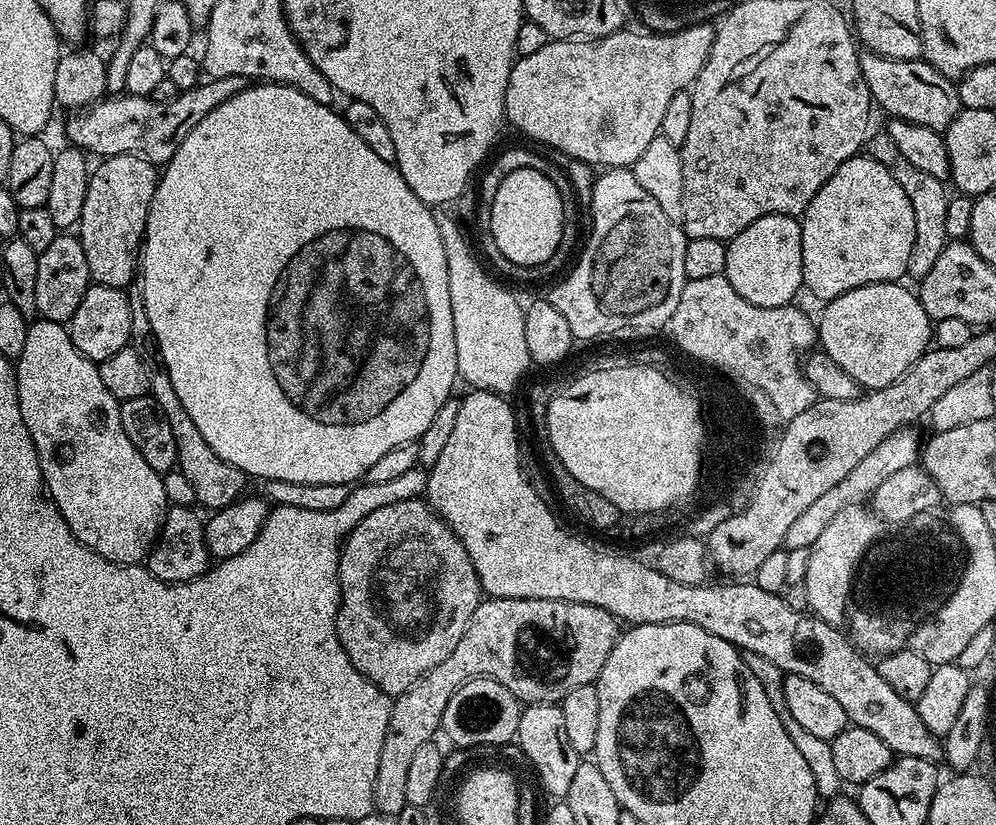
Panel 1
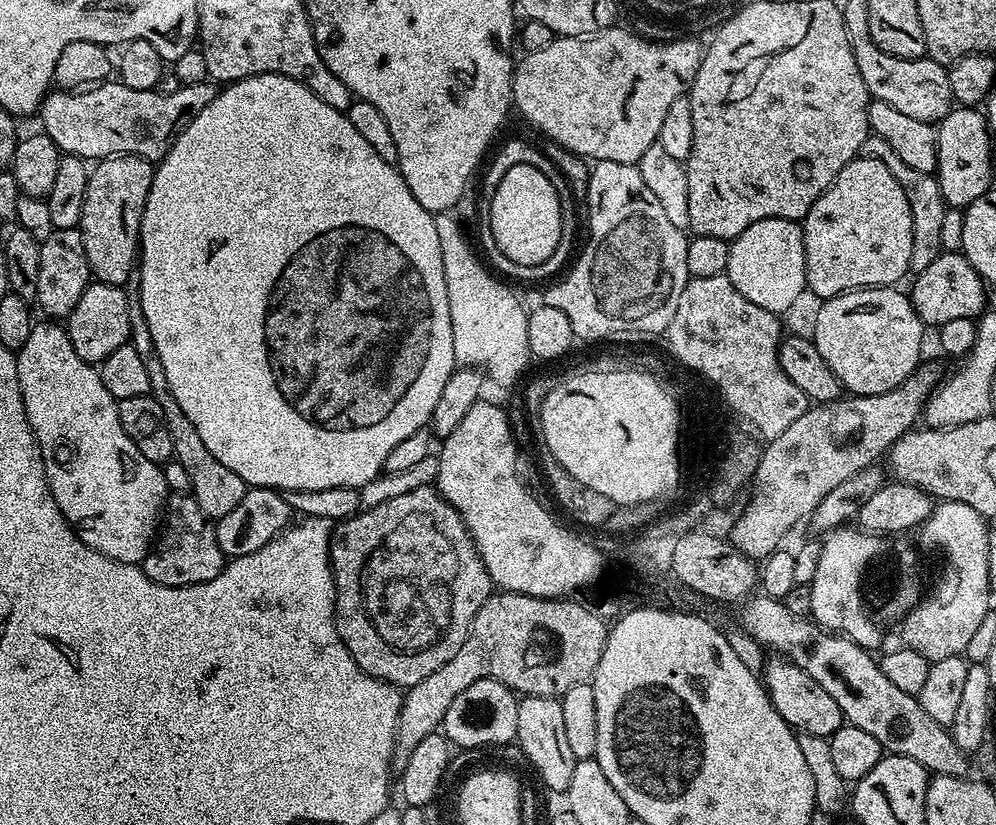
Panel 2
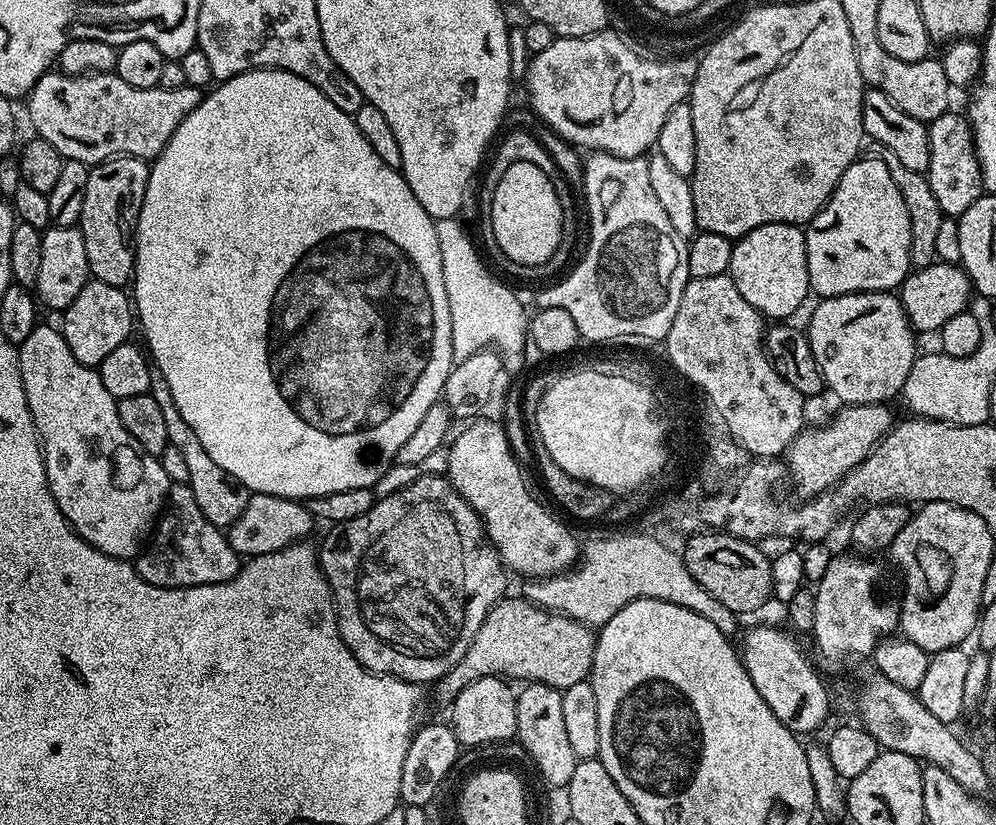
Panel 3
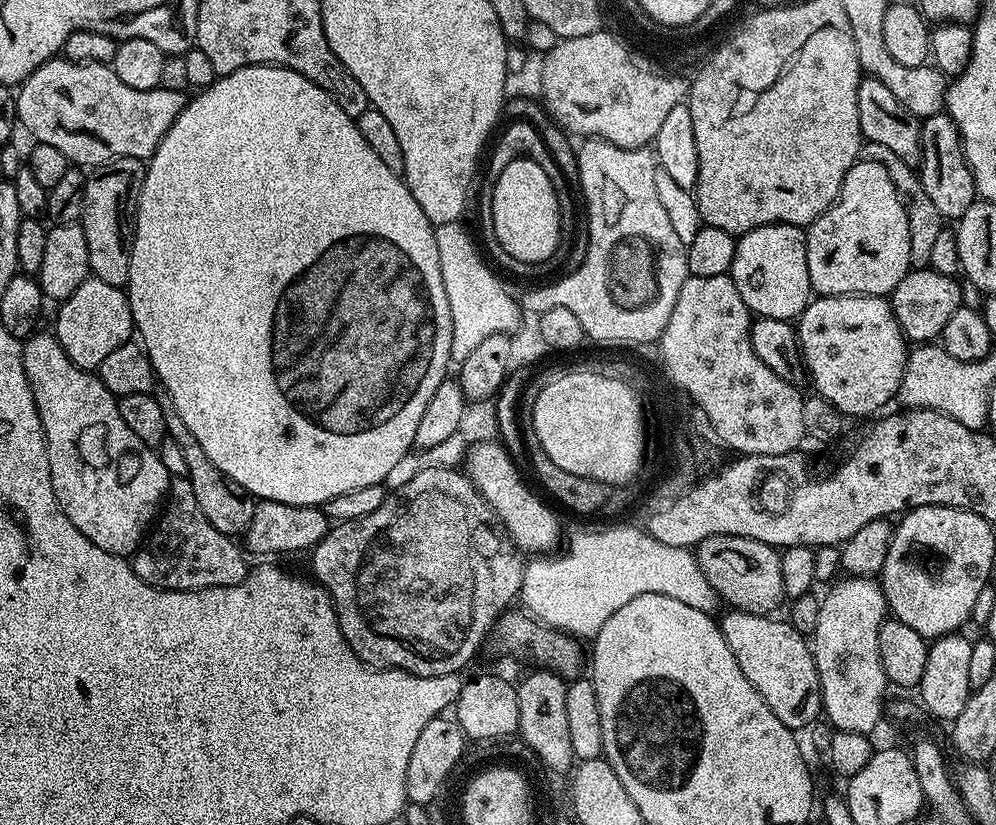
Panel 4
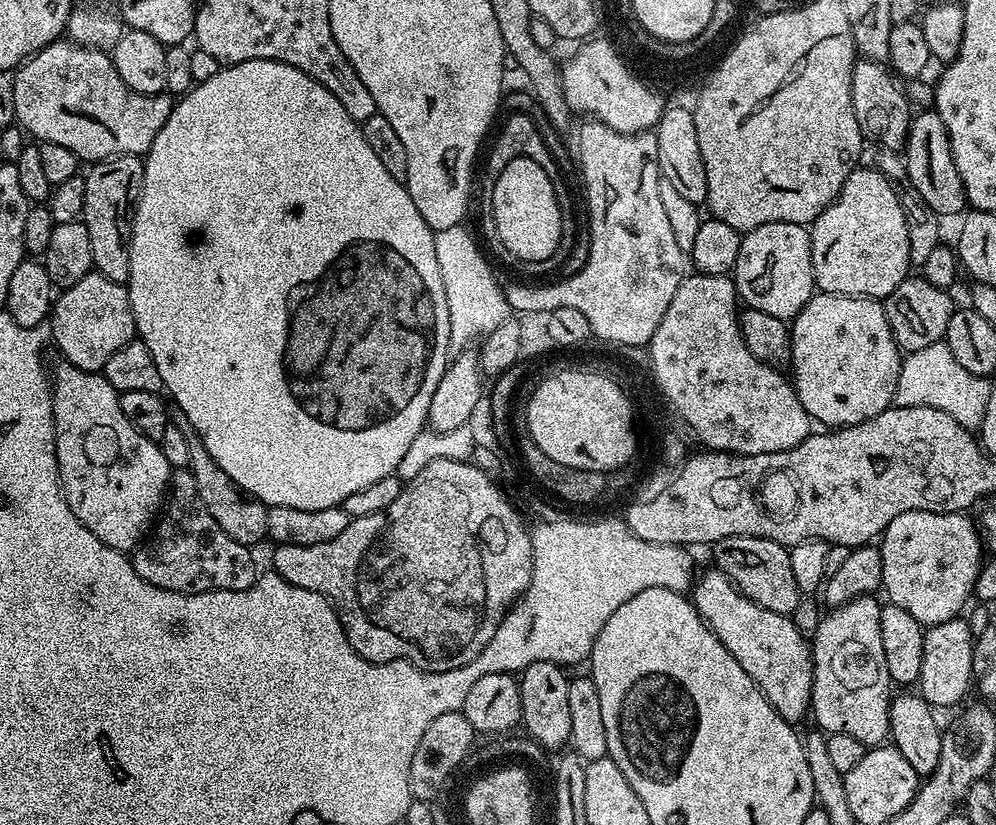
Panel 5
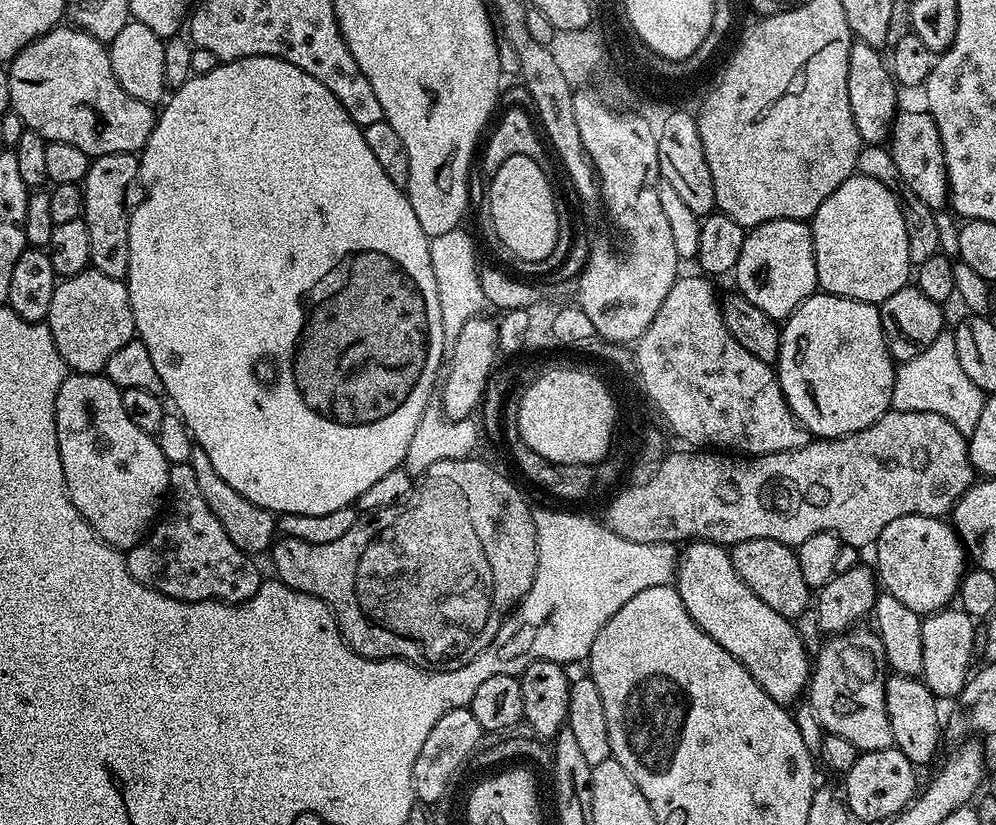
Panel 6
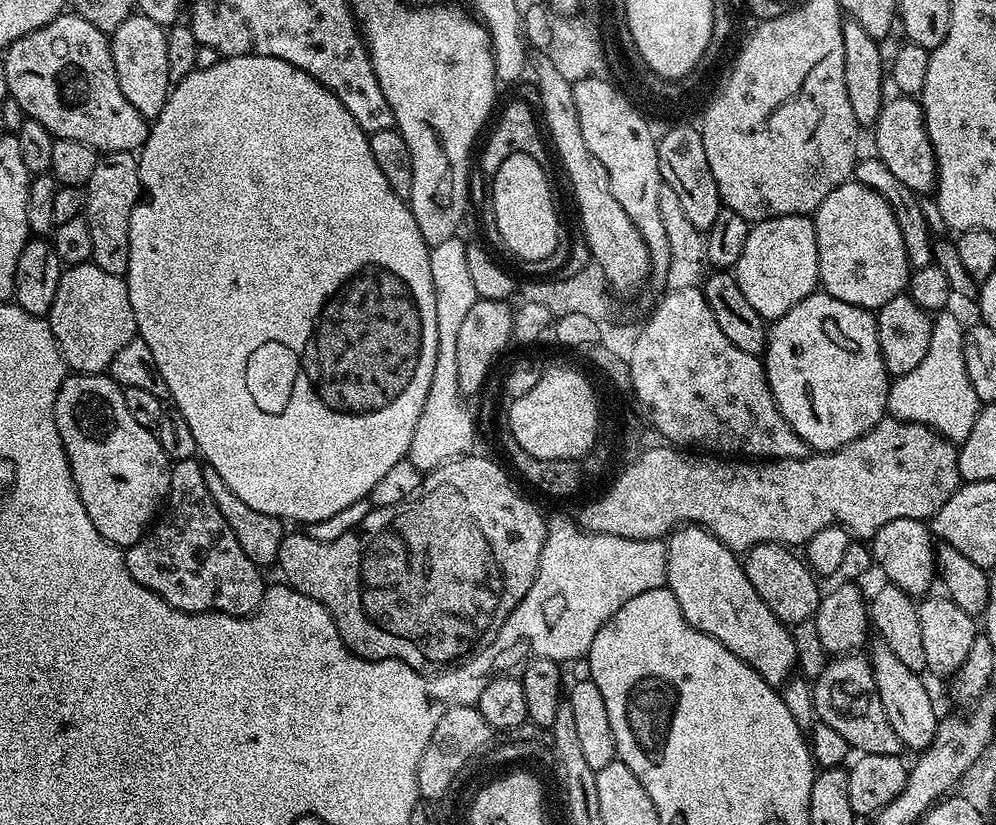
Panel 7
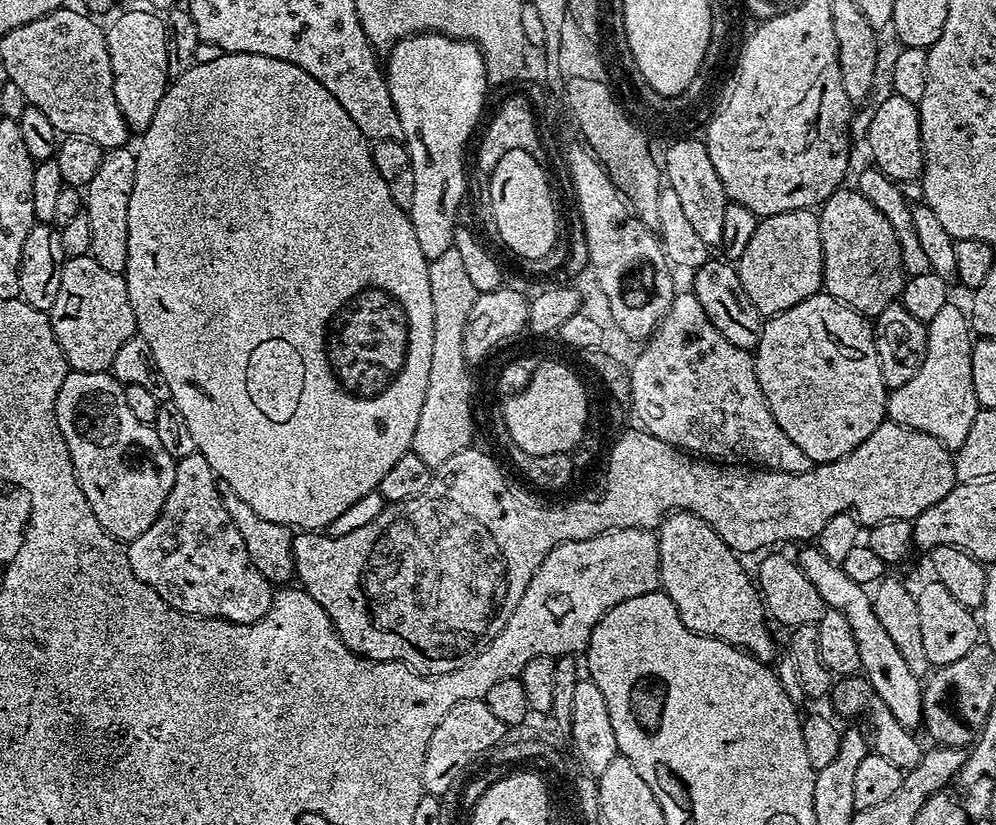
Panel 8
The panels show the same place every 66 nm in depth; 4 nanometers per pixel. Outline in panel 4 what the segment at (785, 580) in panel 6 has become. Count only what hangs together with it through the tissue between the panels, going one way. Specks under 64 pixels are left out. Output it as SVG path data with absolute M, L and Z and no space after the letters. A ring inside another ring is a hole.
M711 536L697 544L694 551L706 582L710 582L723 603L724 600L728 603L729 609L767 616L775 613L780 603L785 603L780 552L772 545L745 536Z

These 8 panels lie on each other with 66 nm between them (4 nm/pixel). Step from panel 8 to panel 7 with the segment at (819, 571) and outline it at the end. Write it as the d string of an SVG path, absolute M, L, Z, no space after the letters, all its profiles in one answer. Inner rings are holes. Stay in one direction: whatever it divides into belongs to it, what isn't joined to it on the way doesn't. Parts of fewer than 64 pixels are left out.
M883 642L876 644L872 652L869 651L868 657L882 708L903 747L908 750L913 748L913 753L919 754L930 746L930 742L934 742L938 721L938 713L936 714L936 708L932 705L932 696L924 685L925 677L907 669Z

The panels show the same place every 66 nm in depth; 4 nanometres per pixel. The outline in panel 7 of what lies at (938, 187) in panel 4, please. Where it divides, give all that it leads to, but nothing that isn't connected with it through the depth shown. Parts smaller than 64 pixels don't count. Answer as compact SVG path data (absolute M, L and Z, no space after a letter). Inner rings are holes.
M903 94L893 95L883 106L874 125L876 131L875 155L886 162L890 174L902 182L911 192L931 193L936 187L936 159L930 146L930 138L924 121L924 110L919 99Z

